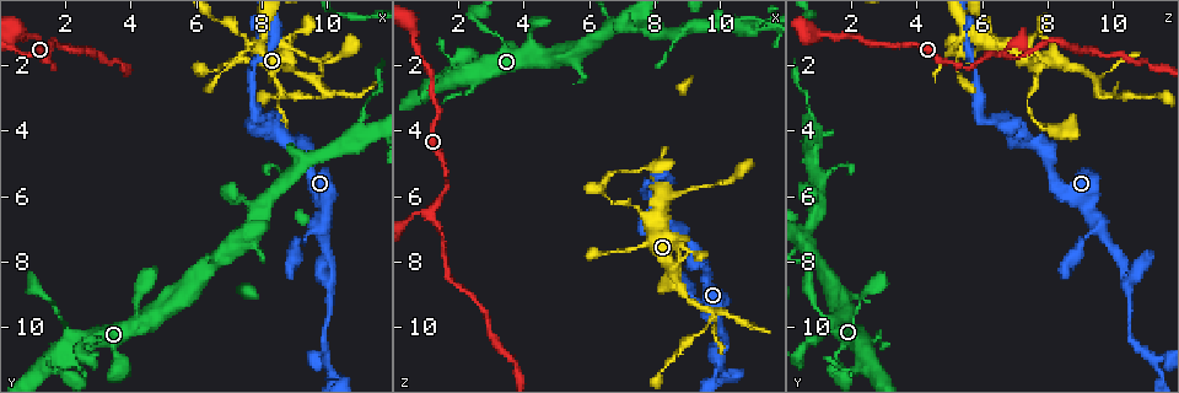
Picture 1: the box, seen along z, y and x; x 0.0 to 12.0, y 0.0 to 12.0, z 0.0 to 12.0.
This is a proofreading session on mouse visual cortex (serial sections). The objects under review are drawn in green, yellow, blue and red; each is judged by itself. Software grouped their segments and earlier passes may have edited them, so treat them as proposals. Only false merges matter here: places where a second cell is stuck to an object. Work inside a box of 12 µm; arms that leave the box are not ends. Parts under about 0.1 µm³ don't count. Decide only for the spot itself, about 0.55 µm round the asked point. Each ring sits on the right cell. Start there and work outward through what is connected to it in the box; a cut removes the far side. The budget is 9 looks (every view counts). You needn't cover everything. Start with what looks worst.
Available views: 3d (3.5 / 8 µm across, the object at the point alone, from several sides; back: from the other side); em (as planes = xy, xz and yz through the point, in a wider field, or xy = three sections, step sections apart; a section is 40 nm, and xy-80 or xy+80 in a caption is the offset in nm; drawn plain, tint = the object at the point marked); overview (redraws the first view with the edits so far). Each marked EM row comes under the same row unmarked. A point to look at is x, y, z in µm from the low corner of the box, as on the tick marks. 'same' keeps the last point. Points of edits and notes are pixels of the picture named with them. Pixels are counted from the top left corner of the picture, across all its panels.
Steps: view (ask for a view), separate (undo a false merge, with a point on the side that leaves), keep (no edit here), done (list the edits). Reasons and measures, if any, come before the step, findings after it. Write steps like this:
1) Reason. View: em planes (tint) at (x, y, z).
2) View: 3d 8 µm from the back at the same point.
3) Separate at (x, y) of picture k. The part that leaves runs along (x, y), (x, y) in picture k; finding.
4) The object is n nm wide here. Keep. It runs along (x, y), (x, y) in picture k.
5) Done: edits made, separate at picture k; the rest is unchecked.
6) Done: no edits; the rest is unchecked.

Abrupt turn. View: 3d 3.5 µm at (10.0, 2.9, 9.6).

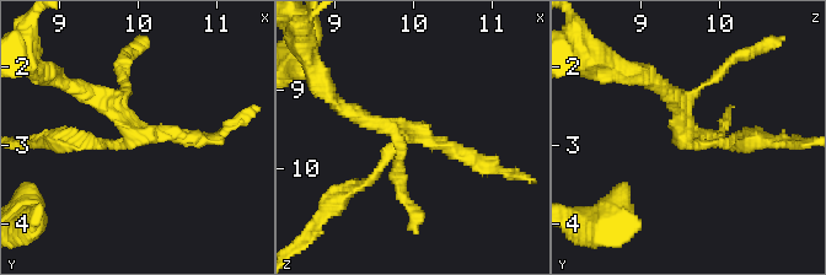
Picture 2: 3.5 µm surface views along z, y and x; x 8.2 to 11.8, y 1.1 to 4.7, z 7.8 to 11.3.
View: em xy step 5 (tint) at (9.95, 2.85, 9.50).

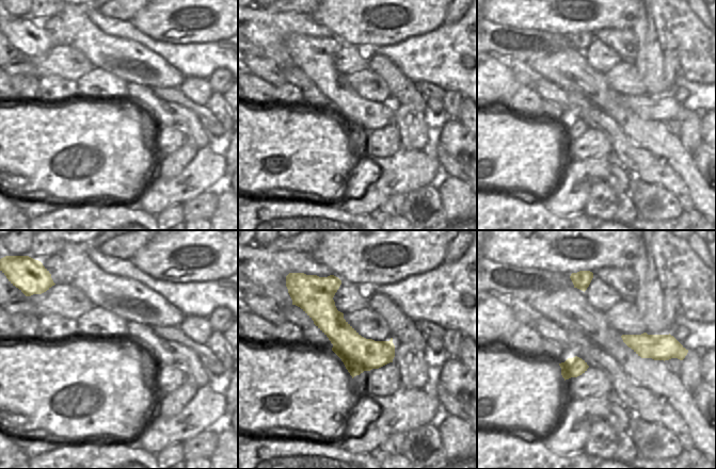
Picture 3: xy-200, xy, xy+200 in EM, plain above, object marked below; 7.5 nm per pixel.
Keep. It runs along (333, 284), (328, 318), (390, 359) in picture 3; one cell here.

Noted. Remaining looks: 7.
Four or more arms meet. View: 3d 3.5 µm from the back at (9.9, 11.0, 11.3).

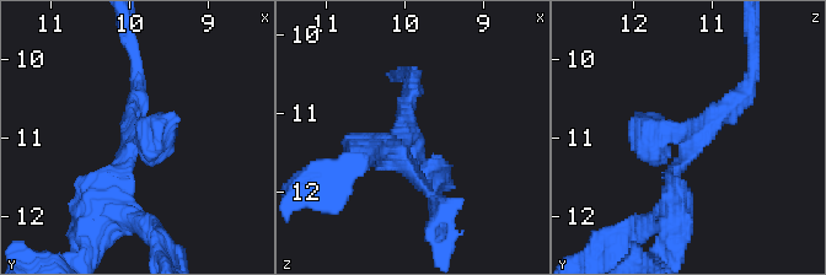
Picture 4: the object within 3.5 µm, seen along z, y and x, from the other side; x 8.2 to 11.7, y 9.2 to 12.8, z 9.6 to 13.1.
View: em xy step 2 (tint) at (9.95, 11.05, 11.30).

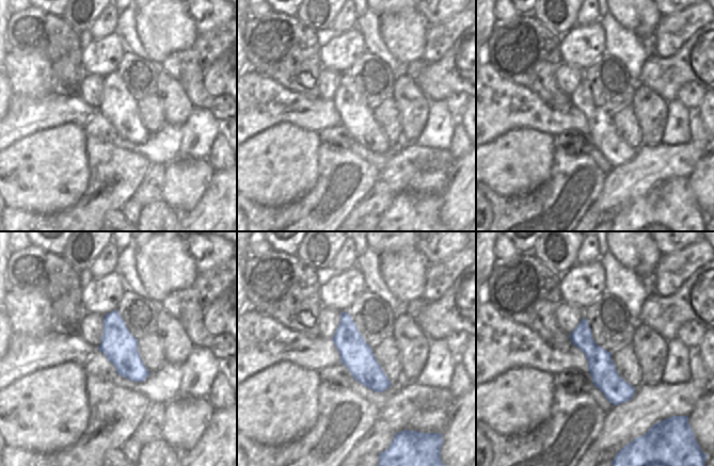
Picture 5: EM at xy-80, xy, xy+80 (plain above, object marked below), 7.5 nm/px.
Another direction. View: em xy step 1 (tint) at the same point.

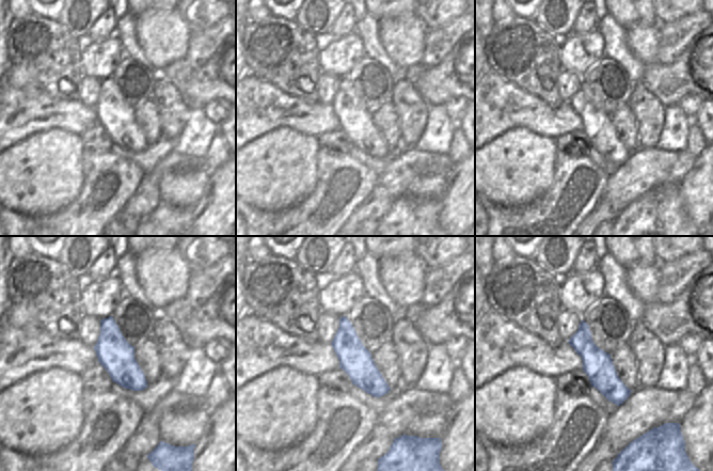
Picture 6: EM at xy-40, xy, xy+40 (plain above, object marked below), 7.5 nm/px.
4 arms meet here. Keep. It runs along (583, 325), (583, 344), (620, 401) in picture 6; continuous, no second cell.

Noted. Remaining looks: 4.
Arms part here. View: 3d 3.5 µm at (1.3, 1.6, 6.4).

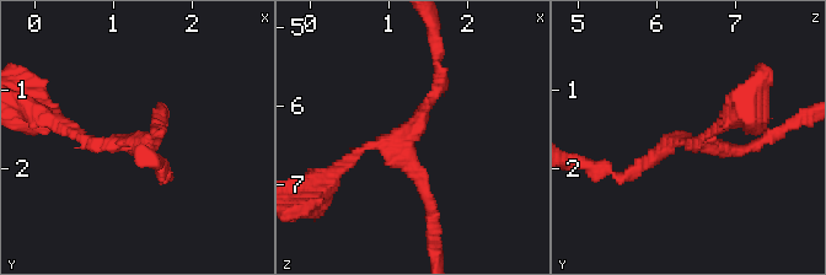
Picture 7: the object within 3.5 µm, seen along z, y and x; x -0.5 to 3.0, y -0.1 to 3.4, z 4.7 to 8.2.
3 arms meet here; the arms are 150, 200, 200 nm wide; now the EM. View: em xy step 2 (tint) at (1.25, 1.65, 6.35).

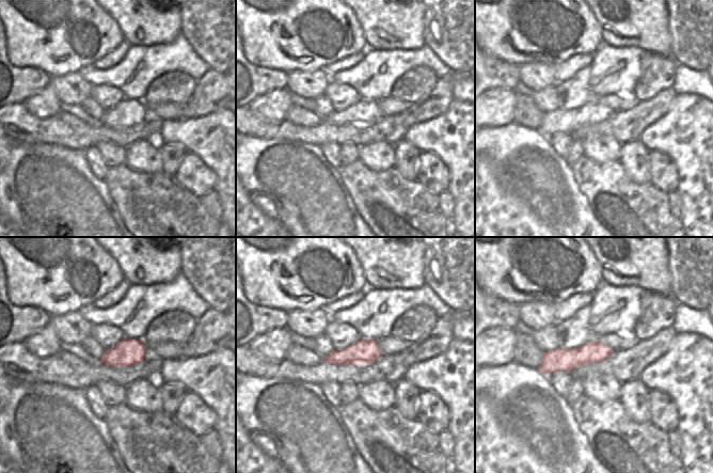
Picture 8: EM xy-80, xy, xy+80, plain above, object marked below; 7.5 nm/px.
Another direction. View: em xy step 3 (tint) at the same point.

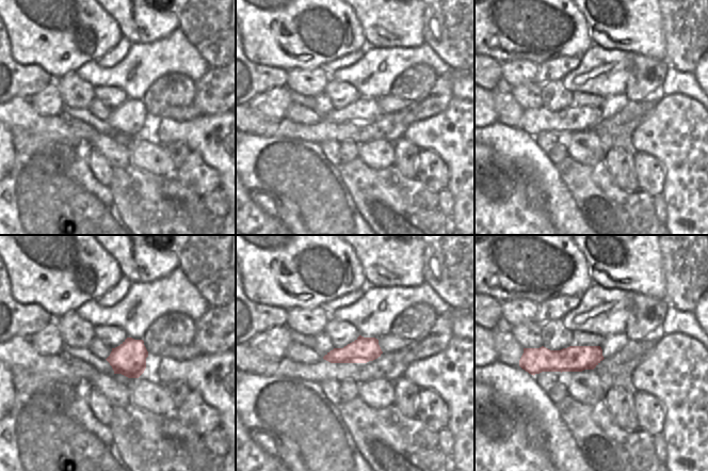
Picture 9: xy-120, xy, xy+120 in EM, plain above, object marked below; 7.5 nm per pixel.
Keep. It runs along (627, 176), (670, 141), (759, 145) in picture 7; all the same cell.

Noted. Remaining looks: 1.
Done: no edits; the rest is unchecked.

